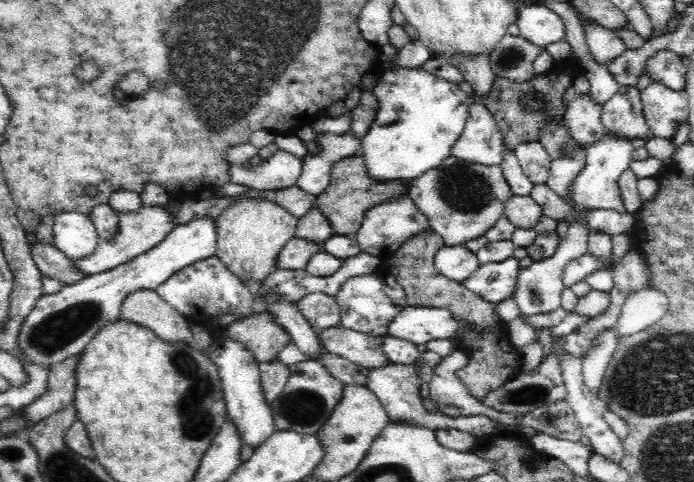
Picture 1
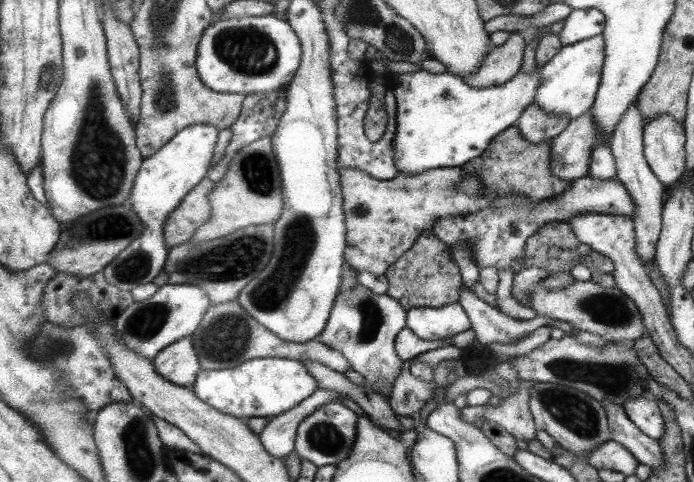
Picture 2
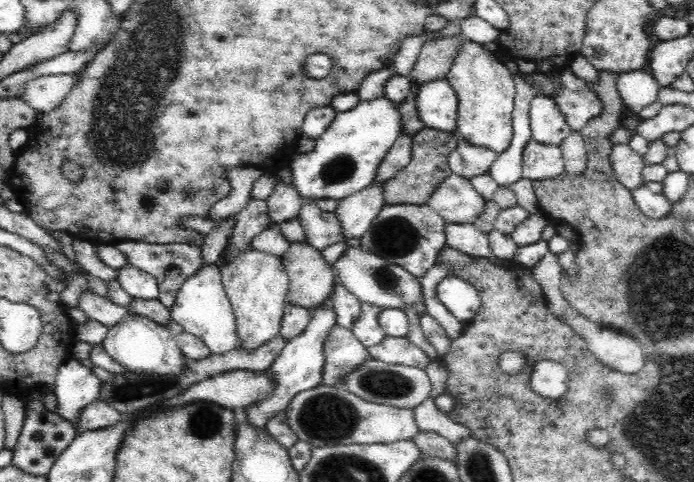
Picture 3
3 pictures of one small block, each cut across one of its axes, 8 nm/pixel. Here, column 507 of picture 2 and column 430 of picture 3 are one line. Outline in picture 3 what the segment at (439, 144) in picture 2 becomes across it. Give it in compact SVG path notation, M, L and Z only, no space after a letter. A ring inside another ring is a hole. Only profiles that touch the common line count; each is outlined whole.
M446 77L420 85L416 106L426 129L455 133L459 112L458 100L457 93Z

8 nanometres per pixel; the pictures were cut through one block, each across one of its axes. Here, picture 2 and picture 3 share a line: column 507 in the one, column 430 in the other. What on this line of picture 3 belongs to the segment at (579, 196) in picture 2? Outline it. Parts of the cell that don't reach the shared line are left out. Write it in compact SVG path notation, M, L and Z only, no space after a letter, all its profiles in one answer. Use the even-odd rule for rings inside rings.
M385 204L370 228L361 236L361 248L398 264L416 277L434 266L438 251L445 245L447 222L427 204Z

